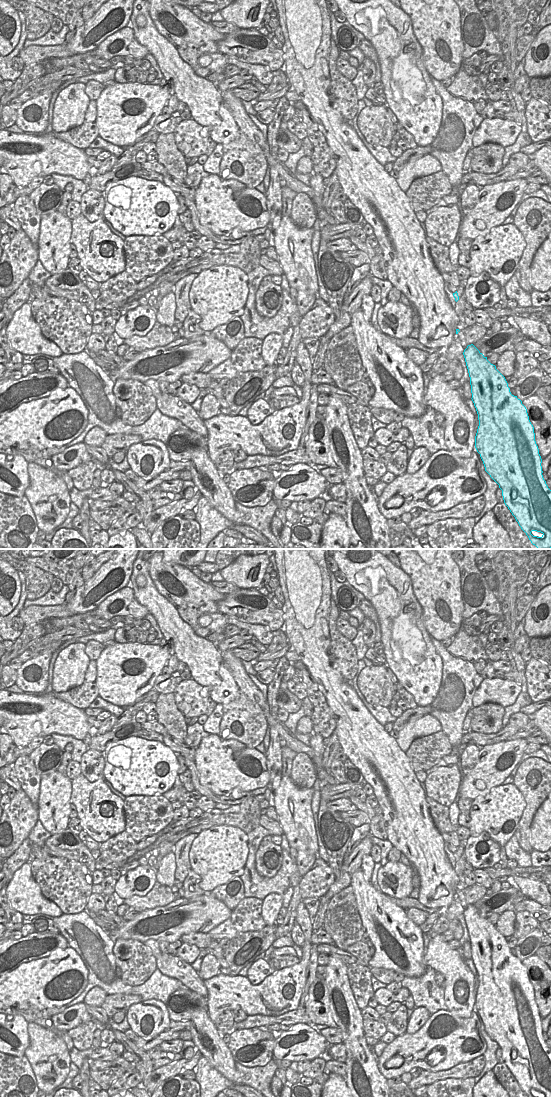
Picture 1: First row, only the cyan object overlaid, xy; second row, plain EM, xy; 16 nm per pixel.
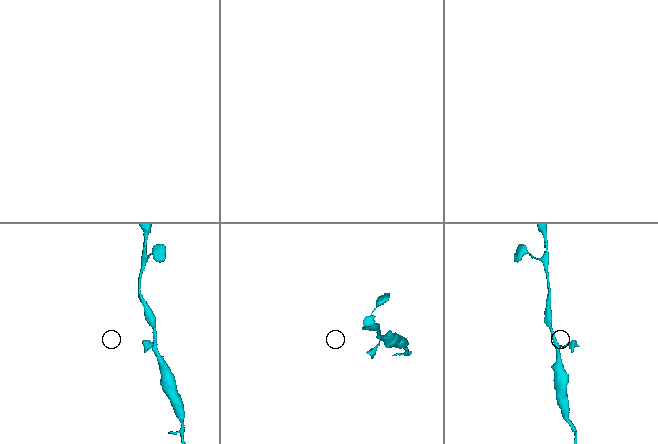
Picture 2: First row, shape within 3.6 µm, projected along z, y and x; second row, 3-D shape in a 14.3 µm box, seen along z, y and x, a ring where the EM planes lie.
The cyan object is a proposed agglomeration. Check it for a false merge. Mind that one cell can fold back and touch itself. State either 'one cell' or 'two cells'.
one cell

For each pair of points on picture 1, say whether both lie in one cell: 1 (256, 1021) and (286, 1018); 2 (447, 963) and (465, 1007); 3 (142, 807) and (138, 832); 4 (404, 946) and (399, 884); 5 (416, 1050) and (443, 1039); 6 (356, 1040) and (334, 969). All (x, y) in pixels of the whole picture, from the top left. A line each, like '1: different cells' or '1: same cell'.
1: same cell
2: same cell
3: same cell
4: different cells
5: same cell
6: same cell

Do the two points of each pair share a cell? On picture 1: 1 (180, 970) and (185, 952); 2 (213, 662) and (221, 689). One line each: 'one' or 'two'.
1: two
2: one

